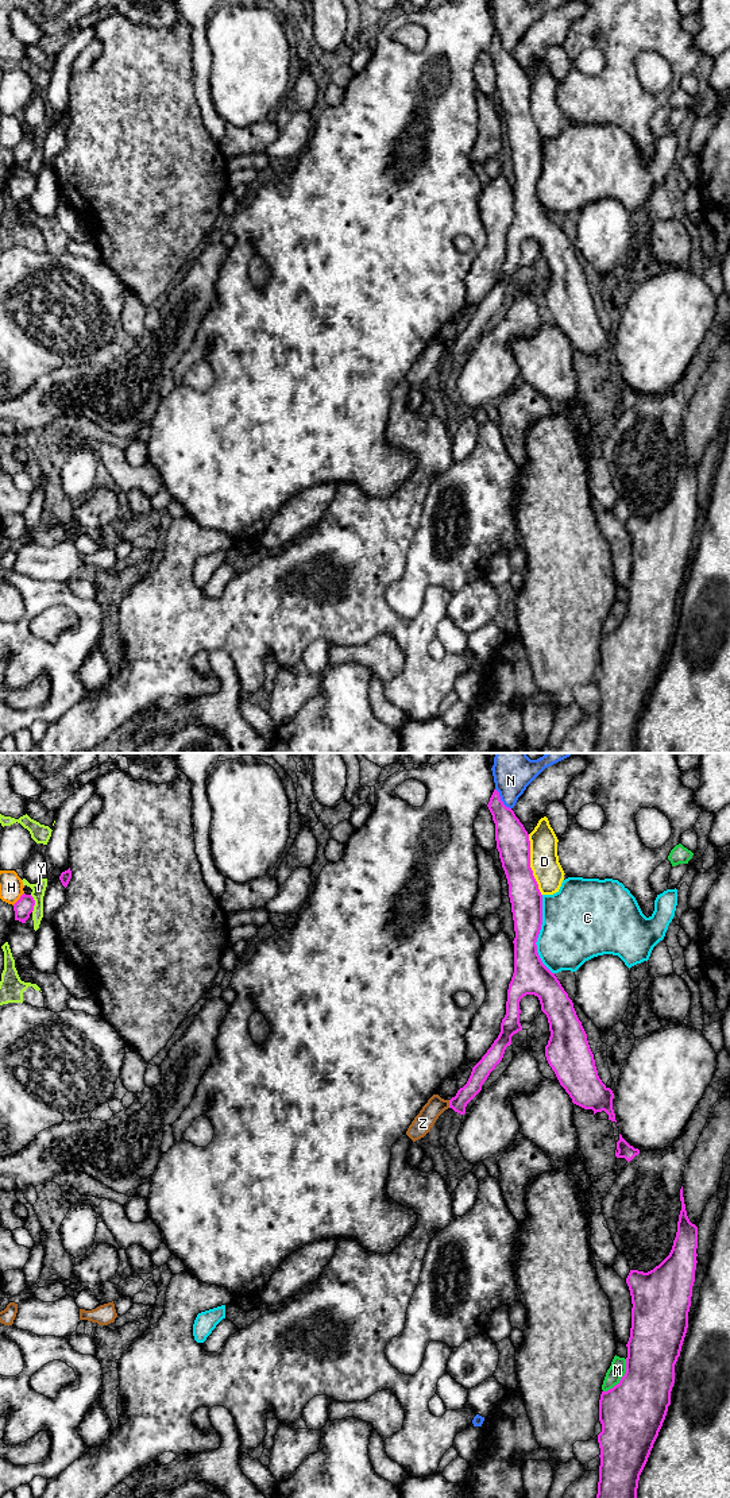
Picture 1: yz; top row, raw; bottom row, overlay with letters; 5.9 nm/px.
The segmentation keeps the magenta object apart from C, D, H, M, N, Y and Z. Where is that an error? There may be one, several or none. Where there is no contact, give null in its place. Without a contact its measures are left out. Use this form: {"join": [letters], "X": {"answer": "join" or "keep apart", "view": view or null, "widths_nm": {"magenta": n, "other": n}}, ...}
{"join": ["Z"], "C": {"answer": "keep apart", "view": "yz", "widths_nm": {"magenta": 190, "other": 440}}, "D": {"answer": "keep apart", "view": "yz", "widths_nm": {"magenta": 200, "other": 180}}, "H": {"answer": "keep apart", "view": "yz", "widths_nm": {"magenta": 110, "other": 140}}, "M": {"answer": "keep apart", "view": "yz", "widths_nm": {"magenta": 380, "other": 100}}, "N": {"answer": "keep apart", "view": "yz", "widths_nm": {"magenta": 190, "other": 220}}, "Y": {"answer": "keep apart", "view": "yz", "widths_nm": {"magenta": 110, "other": 80}}, "Z": {"answer": "join", "view": "yz", "widths_nm": {"magenta": 100, "other": 120}}}

